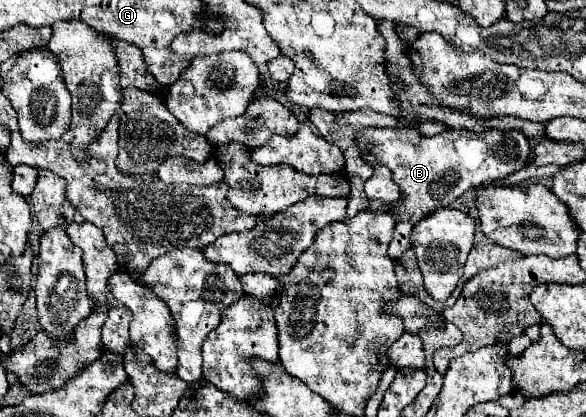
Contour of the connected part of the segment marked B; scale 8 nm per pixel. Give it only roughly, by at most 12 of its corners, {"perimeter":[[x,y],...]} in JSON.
{"perimeter":[[369,127],[355,137],[391,169],[397,221],[521,171],[519,131]]}

